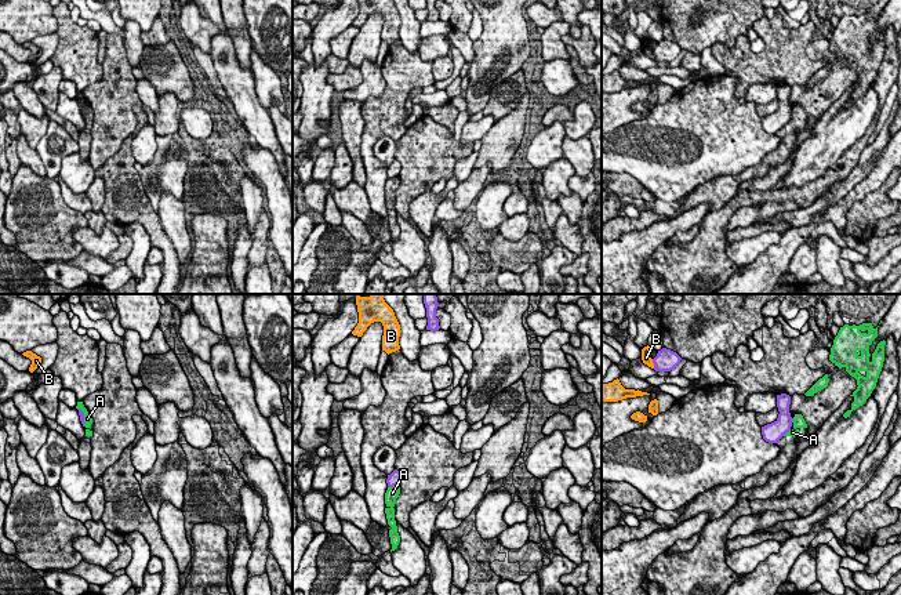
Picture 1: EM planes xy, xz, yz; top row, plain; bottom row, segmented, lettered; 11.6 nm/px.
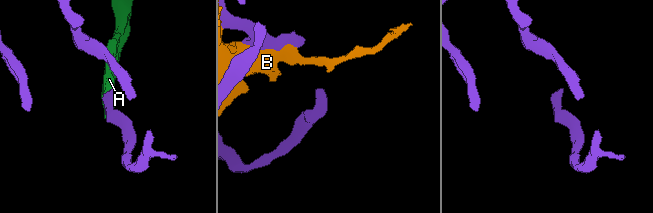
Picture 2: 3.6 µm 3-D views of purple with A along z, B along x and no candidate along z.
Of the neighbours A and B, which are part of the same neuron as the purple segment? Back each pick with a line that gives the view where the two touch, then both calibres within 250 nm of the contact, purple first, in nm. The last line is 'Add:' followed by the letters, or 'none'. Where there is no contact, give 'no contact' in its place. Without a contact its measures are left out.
Add: none

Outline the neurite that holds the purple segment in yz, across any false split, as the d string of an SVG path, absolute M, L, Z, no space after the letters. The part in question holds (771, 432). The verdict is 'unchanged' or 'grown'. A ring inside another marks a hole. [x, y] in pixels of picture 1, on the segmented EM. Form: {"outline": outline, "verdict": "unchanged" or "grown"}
{"outline": "M786 393L777 395L778 418L762 427L763 439L769 443L777 443L786 432L791 431L793 418L789 413L791 396Z", "verdict": "unchanged"}

